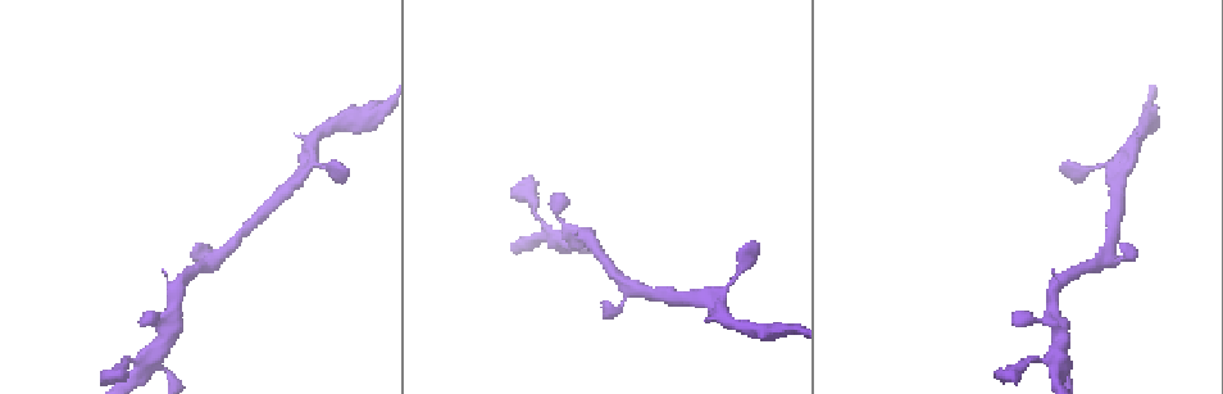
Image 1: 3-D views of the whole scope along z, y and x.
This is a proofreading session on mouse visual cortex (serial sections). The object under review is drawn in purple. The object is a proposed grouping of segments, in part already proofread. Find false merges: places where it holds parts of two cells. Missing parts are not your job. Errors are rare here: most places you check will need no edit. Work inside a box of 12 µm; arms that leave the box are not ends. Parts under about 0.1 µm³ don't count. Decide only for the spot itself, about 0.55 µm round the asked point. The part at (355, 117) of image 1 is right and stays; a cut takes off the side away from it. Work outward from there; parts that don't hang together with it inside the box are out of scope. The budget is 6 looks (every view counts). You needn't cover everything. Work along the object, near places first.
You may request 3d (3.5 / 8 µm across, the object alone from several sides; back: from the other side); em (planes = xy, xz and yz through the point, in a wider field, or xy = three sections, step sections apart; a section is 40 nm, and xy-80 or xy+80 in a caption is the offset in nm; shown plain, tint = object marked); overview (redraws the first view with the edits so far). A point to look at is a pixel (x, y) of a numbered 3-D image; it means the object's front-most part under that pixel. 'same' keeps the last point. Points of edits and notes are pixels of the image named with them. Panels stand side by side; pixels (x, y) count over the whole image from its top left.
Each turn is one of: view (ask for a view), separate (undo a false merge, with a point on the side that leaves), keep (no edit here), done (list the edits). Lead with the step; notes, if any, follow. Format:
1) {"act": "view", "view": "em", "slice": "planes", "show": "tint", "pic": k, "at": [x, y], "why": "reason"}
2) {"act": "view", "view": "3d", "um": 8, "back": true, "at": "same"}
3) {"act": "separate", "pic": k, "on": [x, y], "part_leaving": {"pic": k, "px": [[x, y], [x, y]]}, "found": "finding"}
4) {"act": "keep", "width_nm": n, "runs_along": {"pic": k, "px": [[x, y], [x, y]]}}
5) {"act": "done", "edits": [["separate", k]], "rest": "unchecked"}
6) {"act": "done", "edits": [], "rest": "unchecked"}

{"act": "view", "view": "3d", "um": 3.5, "pic": 1, "at": [717, 316], "why": "branch point"}

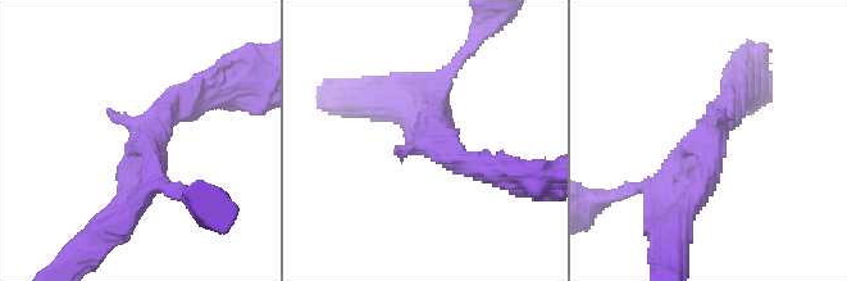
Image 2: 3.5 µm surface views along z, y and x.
{"act": "view", "view": "em", "slice": "xy", "step": 1, "show": "tint", "pic": 2, "at": [707, 150], "why": "need the tissue"}

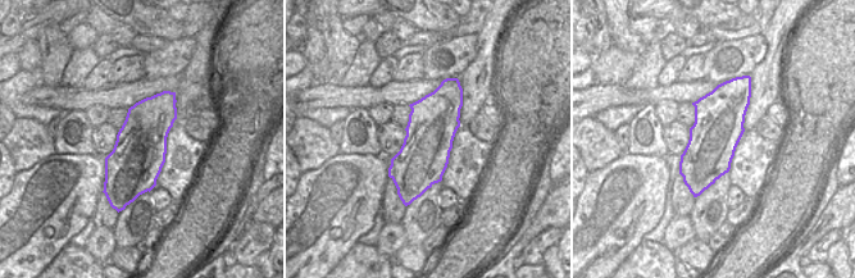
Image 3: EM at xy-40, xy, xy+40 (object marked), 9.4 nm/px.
{"act": "view", "view": "em", "slice": "xy", "step": 5, "show": "tint", "at": "same", "why": "another direction"}

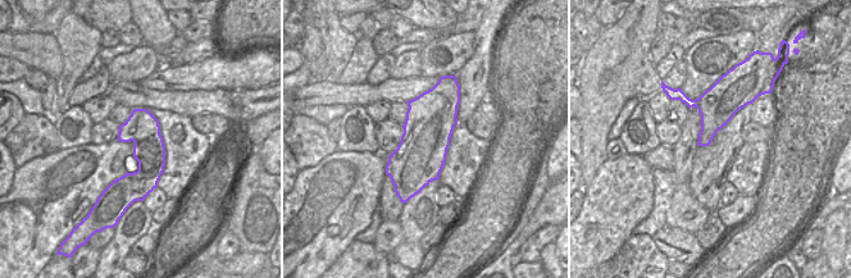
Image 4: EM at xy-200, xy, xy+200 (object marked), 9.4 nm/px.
{"act": "keep", "runs_along": {"pic": 2, "px": [[196, 89], [105, 223]]}, "found": "one cell here"}

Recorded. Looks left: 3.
{"act": "view", "view": "3d", "um": 3.5, "pic": 1, "at": [1108, 254], "why": "a fork"}

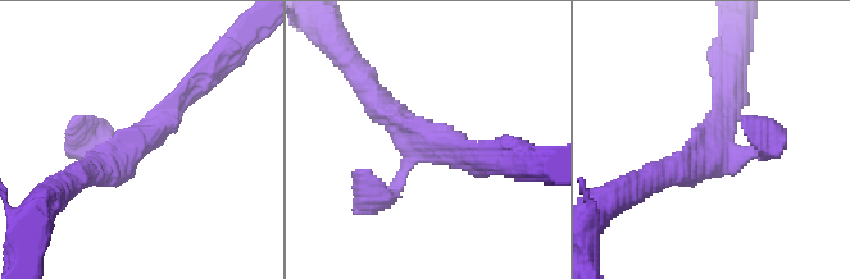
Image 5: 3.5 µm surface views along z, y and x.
{"act": "view", "view": "em", "slice": "xy", "step": 3, "show": "tint", "pic": 5, "at": [137, 142]}

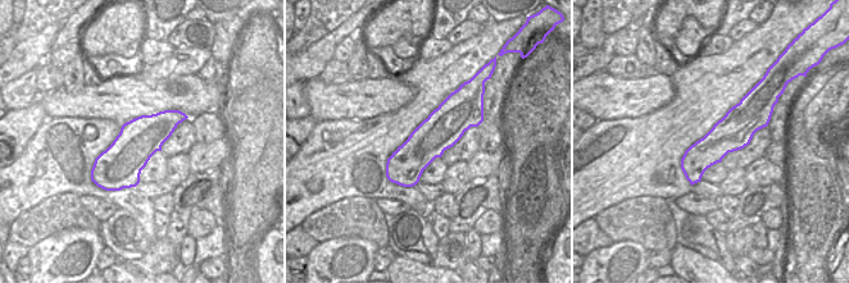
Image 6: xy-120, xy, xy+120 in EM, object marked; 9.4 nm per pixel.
{"act": "keep", "found": "one cell here"}

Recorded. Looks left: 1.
{"act": "done", "edits": [], "rest": "unchecked"}

